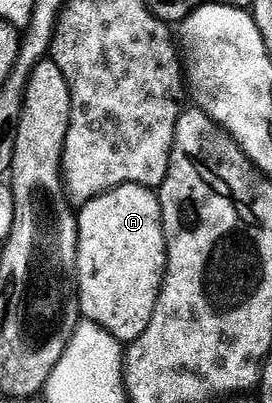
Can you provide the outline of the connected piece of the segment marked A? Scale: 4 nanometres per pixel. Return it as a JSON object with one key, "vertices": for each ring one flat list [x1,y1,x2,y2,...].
{"vertices":[[127,183,124,187,114,187,103,195,98,195,93,201,82,204,79,216,79,256,77,257,77,274,79,277,79,309,82,318,89,323,101,325,101,329,109,332,114,339,124,345,134,343,149,325,153,317,153,309,159,300,159,291,163,287,163,275,167,271,167,242,163,236,163,211,159,207,158,194,152,188,139,187,135,183]]}

